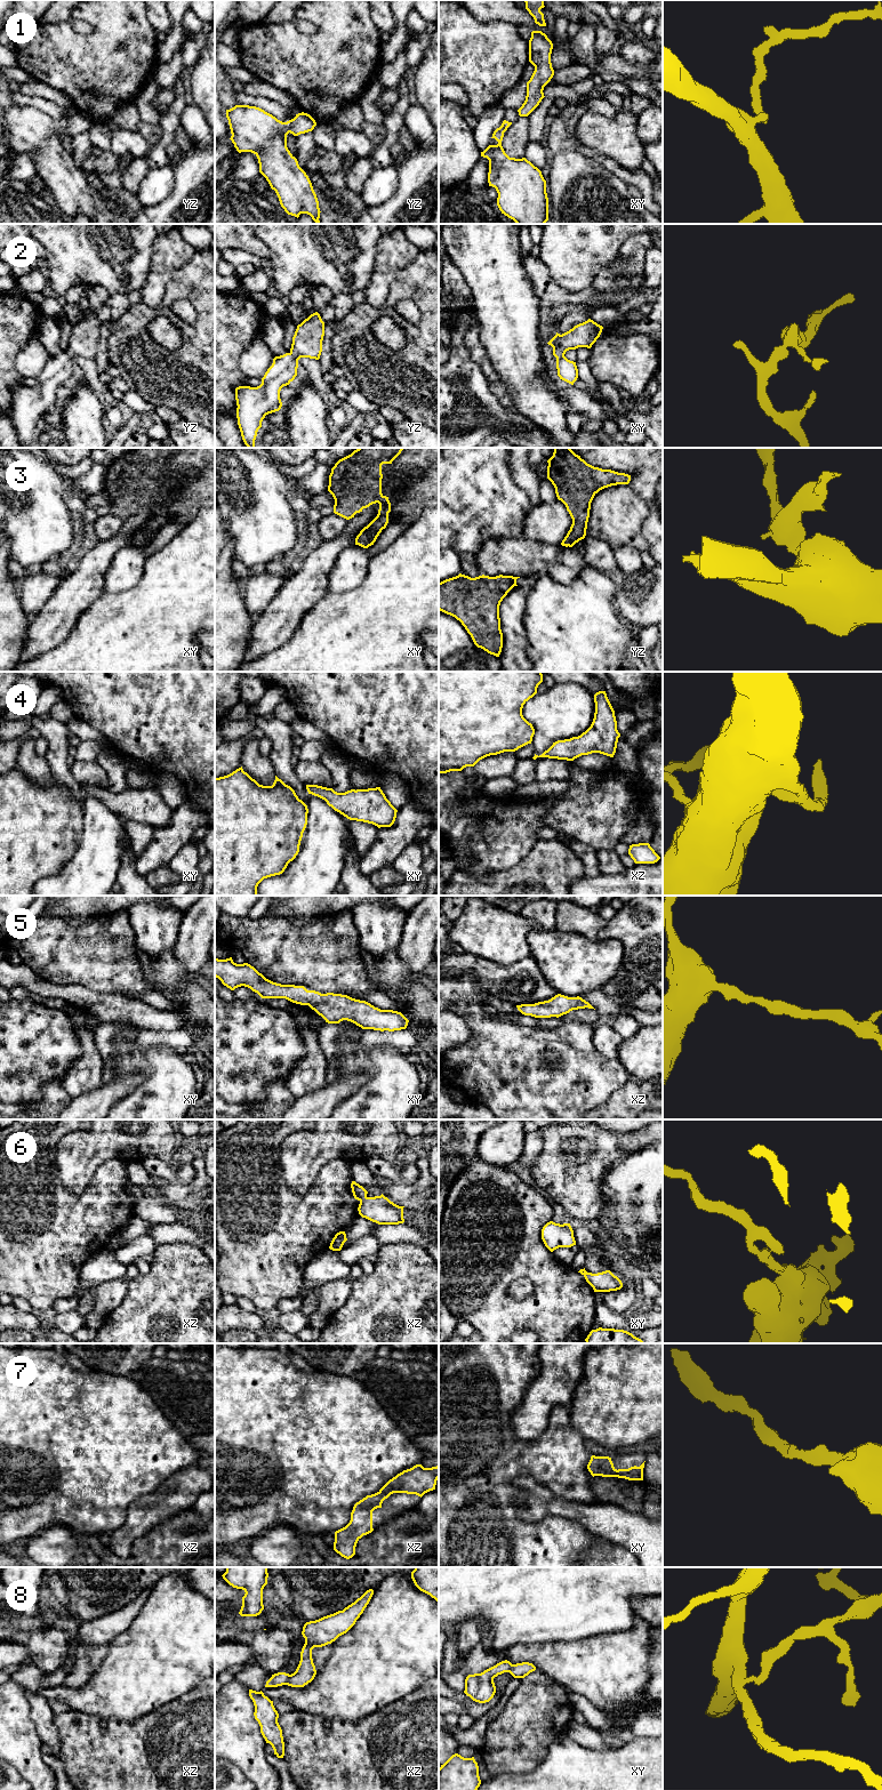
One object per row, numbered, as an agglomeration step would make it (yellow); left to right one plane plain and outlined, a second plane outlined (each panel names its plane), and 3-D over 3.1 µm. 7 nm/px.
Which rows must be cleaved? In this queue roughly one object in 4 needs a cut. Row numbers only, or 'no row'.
6, 8

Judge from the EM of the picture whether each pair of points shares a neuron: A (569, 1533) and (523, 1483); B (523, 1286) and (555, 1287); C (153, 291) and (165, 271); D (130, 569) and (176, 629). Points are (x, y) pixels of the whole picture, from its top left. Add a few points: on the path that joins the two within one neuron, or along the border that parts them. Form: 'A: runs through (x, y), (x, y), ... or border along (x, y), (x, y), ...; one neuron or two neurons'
A: border along (527, 1519), (561, 1516), (579, 1522); two neurons
B: border along (534, 1284), (524, 1299), (507, 1294); two neurons
C: runs through (155, 287), (160, 275); one neuron
D: border along (146, 559), (143, 576), (133, 586), (114, 593); two neurons

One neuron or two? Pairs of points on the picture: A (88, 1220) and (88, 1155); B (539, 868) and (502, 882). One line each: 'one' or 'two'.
A: two
B: one

